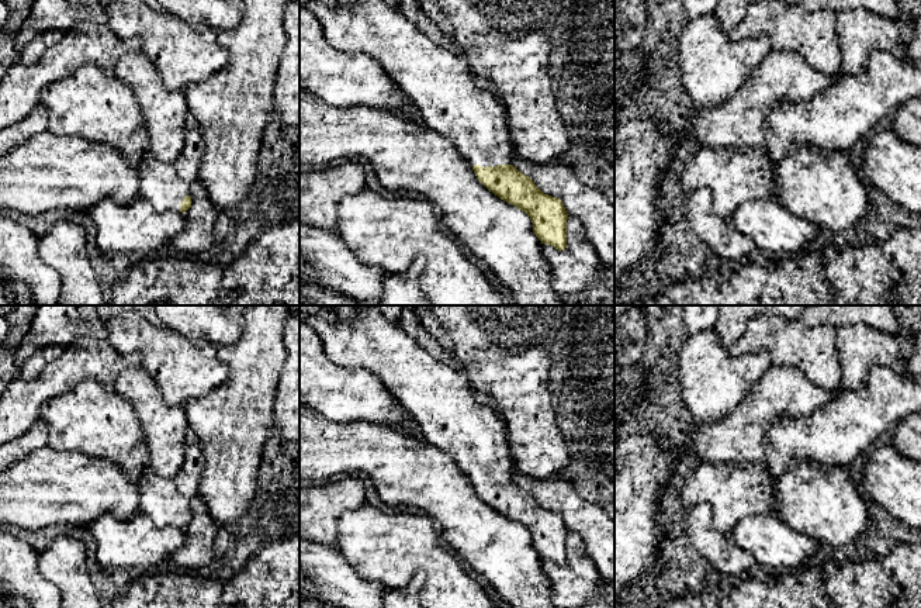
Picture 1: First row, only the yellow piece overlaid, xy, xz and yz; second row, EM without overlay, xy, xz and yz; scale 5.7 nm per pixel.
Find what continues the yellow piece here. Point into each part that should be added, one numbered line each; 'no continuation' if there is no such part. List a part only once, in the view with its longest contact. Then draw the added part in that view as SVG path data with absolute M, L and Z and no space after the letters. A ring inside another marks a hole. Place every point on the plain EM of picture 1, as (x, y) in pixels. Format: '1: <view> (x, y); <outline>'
1: xz (442, 401); M335 305L329 318L300 312L300 322L319 335L326 355L336 365L366 369L378 377L392 397L415 418L423 439L449 455L463 474L484 483L512 480L513 463L508 449L508 431L498 411L477 401L477 393L461 370L433 359L378 308Z

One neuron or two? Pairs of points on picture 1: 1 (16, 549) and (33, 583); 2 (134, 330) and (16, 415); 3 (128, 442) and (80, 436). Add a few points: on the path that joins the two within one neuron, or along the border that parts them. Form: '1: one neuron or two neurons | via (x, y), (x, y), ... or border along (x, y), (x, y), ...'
1: one neuron | via (16, 558), (16, 566), (24, 574)
2: two neurons | border along (106, 339), (117, 351), (137, 353), (141, 360)
3: one neuron | via (117, 436), (92, 436)

